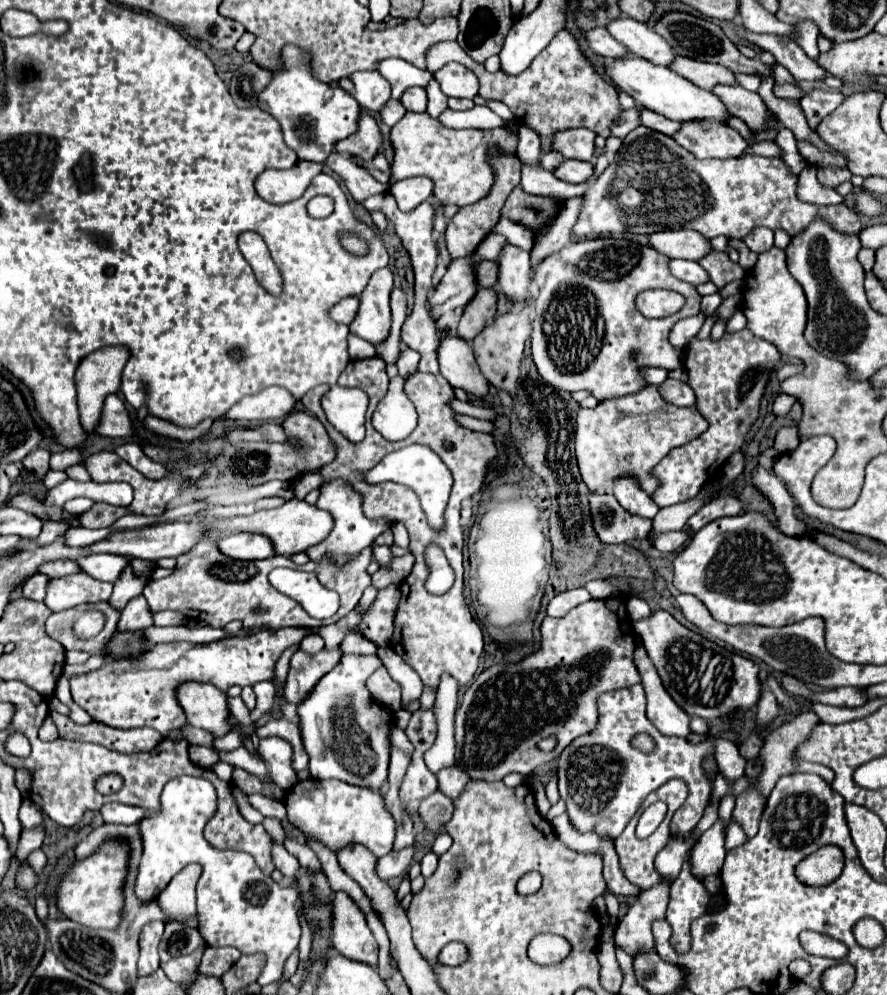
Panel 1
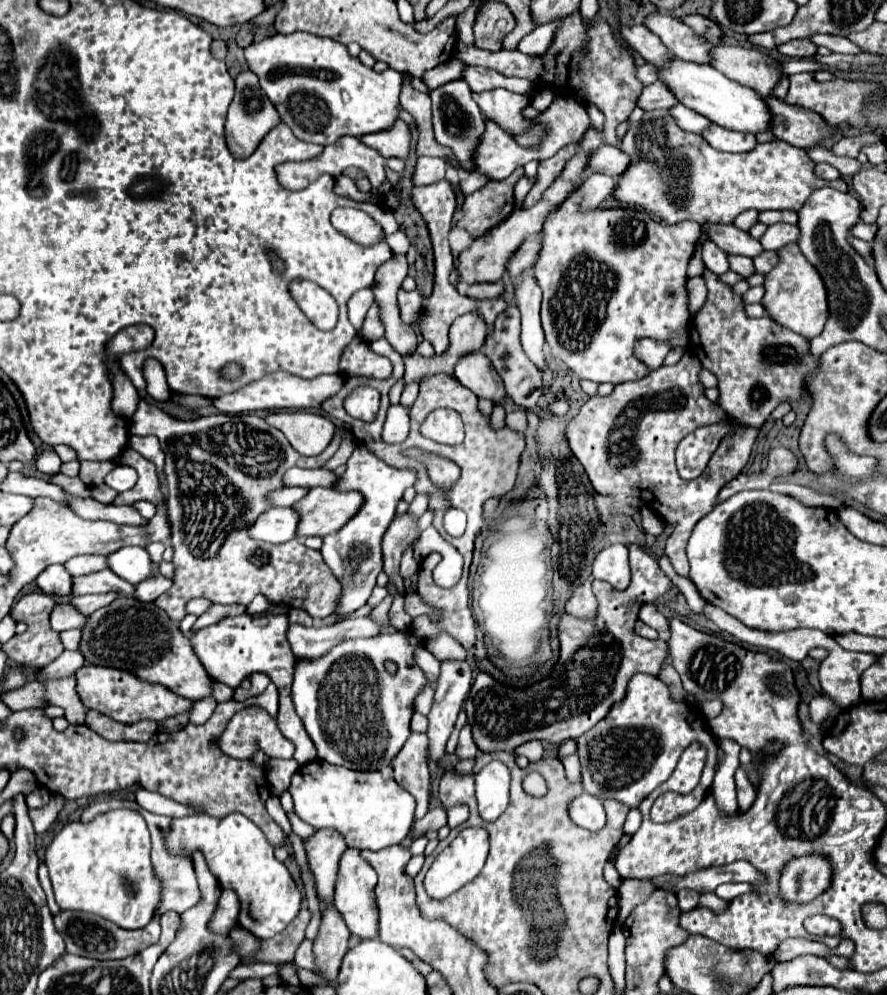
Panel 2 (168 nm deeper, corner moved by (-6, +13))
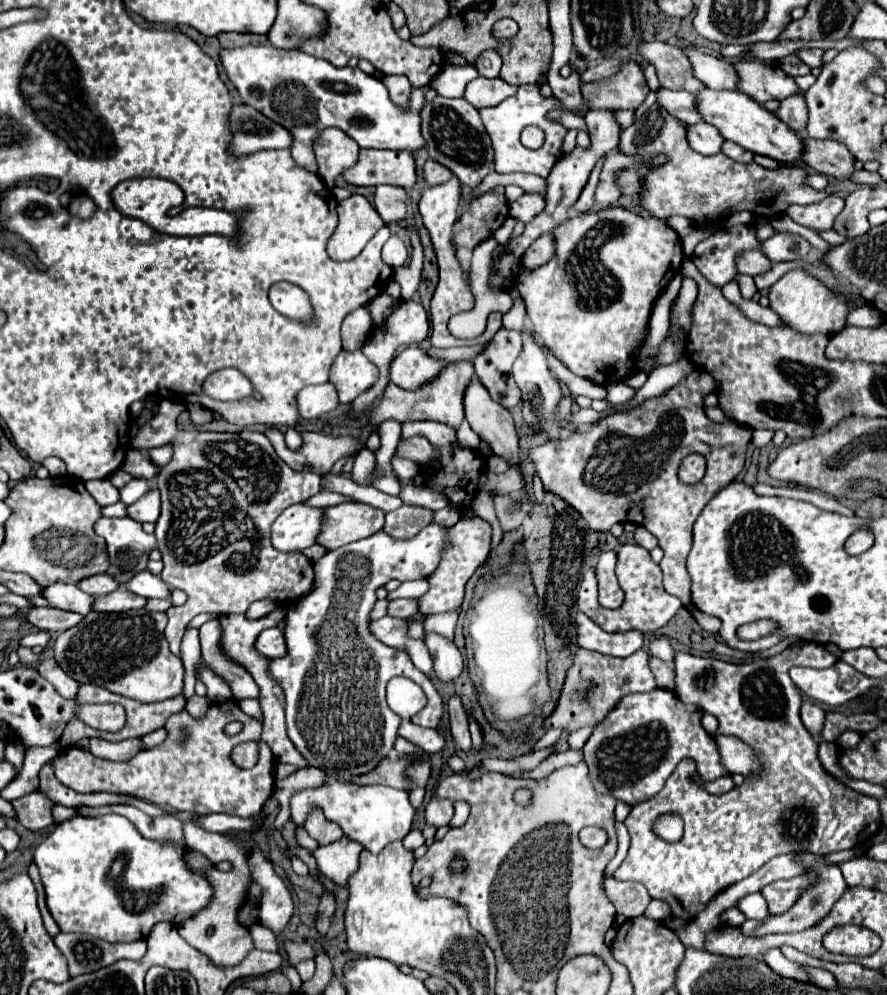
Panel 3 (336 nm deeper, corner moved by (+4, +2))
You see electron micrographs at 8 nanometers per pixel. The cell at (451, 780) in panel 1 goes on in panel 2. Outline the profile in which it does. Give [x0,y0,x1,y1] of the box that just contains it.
[456,725,476,759]

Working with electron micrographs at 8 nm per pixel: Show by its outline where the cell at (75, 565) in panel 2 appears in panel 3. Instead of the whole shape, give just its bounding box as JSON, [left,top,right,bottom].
[78,574,118,596]

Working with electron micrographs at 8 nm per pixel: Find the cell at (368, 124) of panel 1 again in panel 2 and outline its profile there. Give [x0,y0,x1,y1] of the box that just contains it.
[360,119,410,159]

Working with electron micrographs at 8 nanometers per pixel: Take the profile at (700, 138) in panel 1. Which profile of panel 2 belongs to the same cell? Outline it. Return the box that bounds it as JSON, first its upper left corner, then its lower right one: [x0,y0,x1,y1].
[700,123,756,153]

